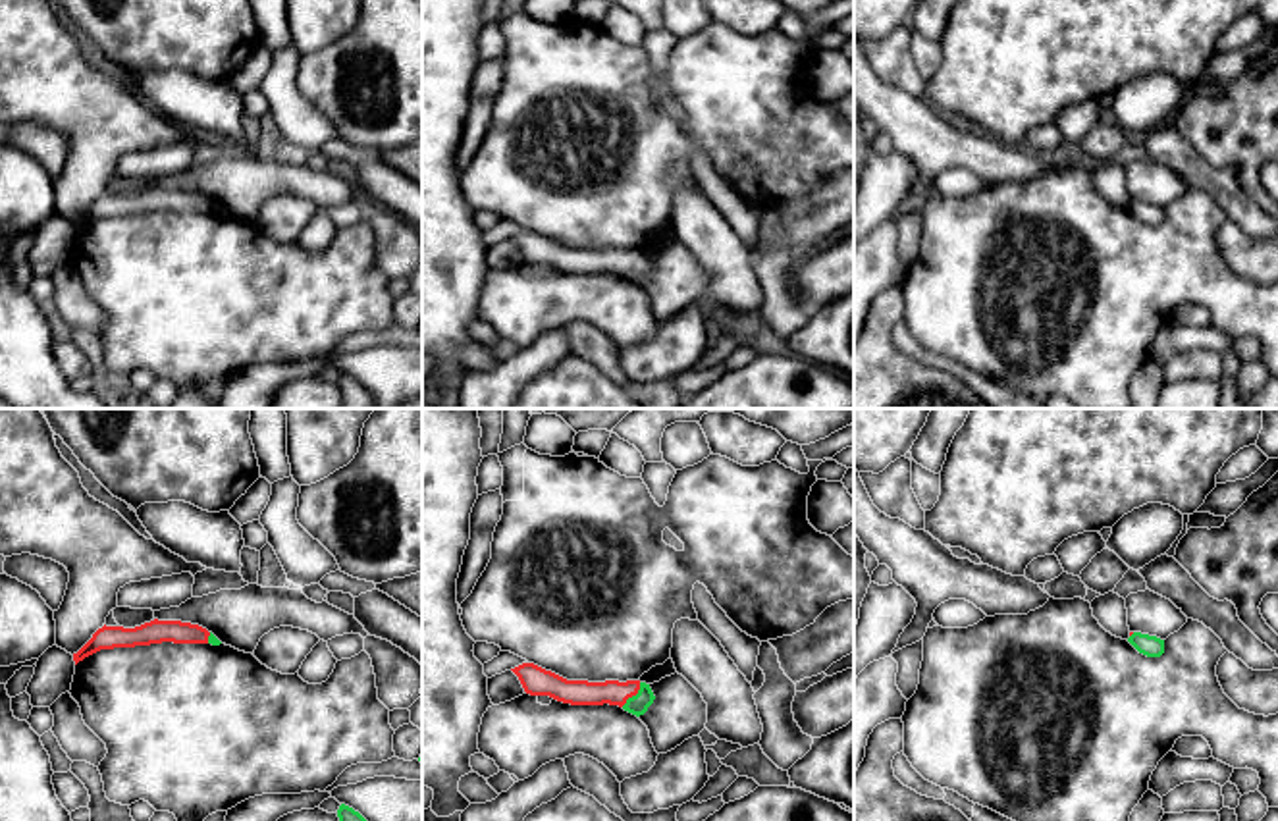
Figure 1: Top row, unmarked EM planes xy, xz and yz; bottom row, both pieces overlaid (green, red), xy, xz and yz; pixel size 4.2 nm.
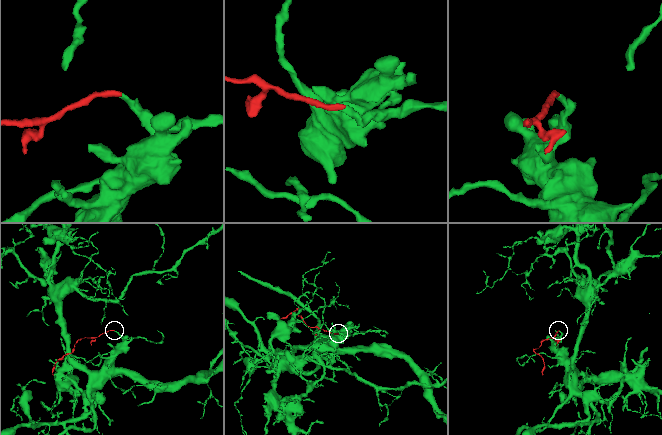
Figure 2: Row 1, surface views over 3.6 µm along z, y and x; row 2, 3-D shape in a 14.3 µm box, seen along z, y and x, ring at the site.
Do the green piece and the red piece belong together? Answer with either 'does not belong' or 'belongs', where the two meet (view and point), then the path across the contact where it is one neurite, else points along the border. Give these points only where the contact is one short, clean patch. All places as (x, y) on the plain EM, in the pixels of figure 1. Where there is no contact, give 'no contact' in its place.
belongs | xz (633, 264) | across xz (638, 272), (633, 264), (577, 261)

